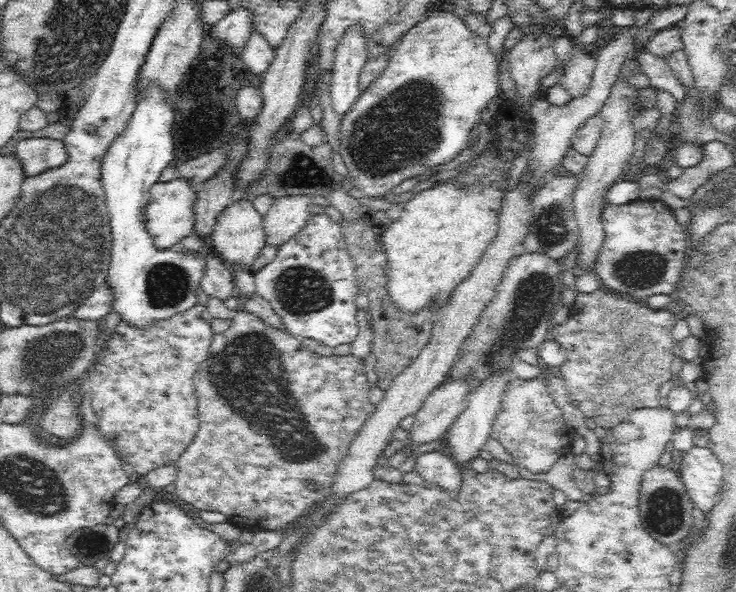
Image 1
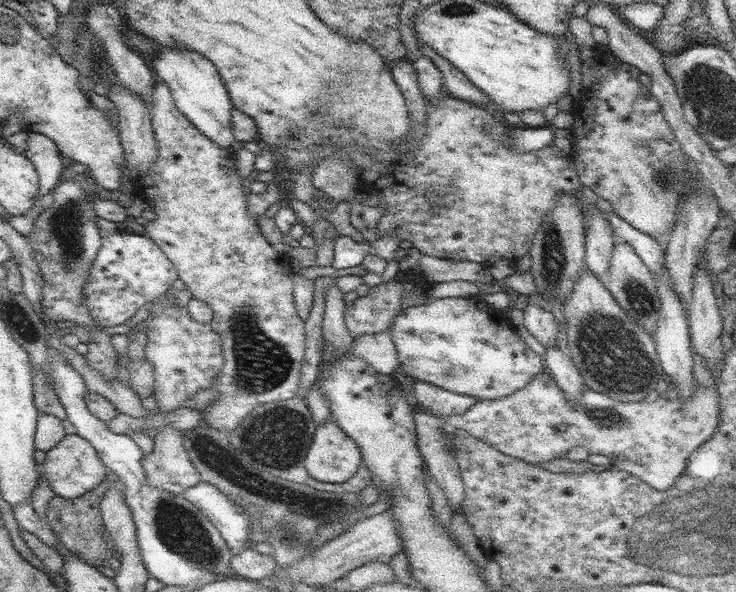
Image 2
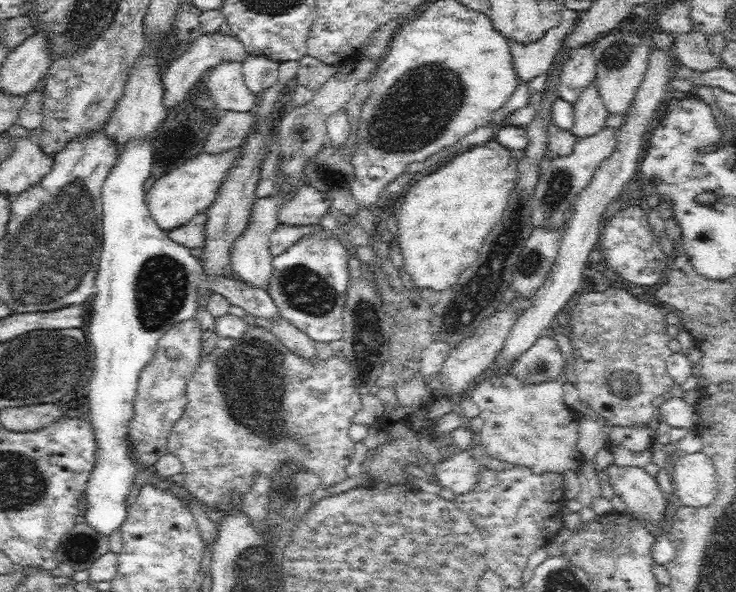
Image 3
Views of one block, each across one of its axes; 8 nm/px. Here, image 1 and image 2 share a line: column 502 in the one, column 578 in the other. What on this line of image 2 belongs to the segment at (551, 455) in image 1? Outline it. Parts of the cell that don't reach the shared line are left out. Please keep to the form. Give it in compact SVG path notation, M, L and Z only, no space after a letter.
M544 370L524 388L510 396L482 399L462 415L438 418L444 420L453 430L466 430L471 436L486 441L499 452L532 465L566 458L568 451L578 446L584 447L590 457L604 455L620 470L640 478L655 490L664 491L672 488L672 484L682 475L692 452L710 441L716 433L720 423L718 406L717 384L714 382L703 387L696 379L693 380L693 391L687 401L683 401L679 390L671 385L667 385L666 390L656 400L644 398L638 402L614 400L607 394L596 392L584 385L580 396L573 403L567 400L559 384Z

